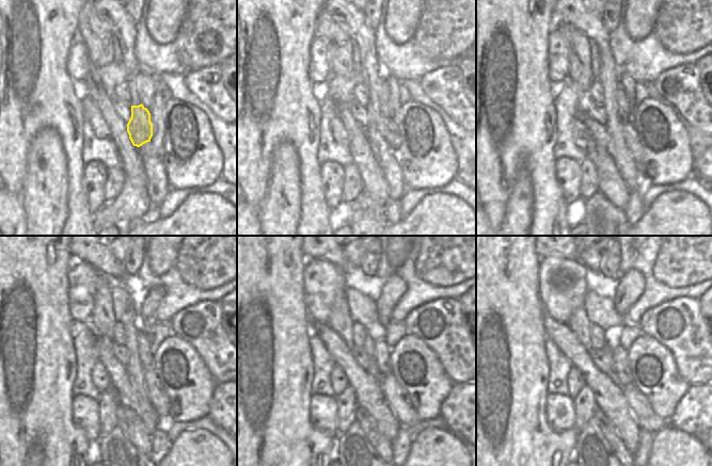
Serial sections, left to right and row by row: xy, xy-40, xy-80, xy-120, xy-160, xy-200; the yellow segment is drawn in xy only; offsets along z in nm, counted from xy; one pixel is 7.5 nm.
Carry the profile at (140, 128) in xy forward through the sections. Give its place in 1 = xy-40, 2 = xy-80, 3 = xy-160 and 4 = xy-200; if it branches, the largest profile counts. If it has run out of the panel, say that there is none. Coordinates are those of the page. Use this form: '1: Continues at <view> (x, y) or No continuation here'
1: Continues at xy-40 (388, 129)
2: Continues at xy-80 (629, 133)
3: Continues at xy-160 (397, 399)
4: Continues at xy-200 (647, 419).

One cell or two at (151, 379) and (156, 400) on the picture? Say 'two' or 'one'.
one

